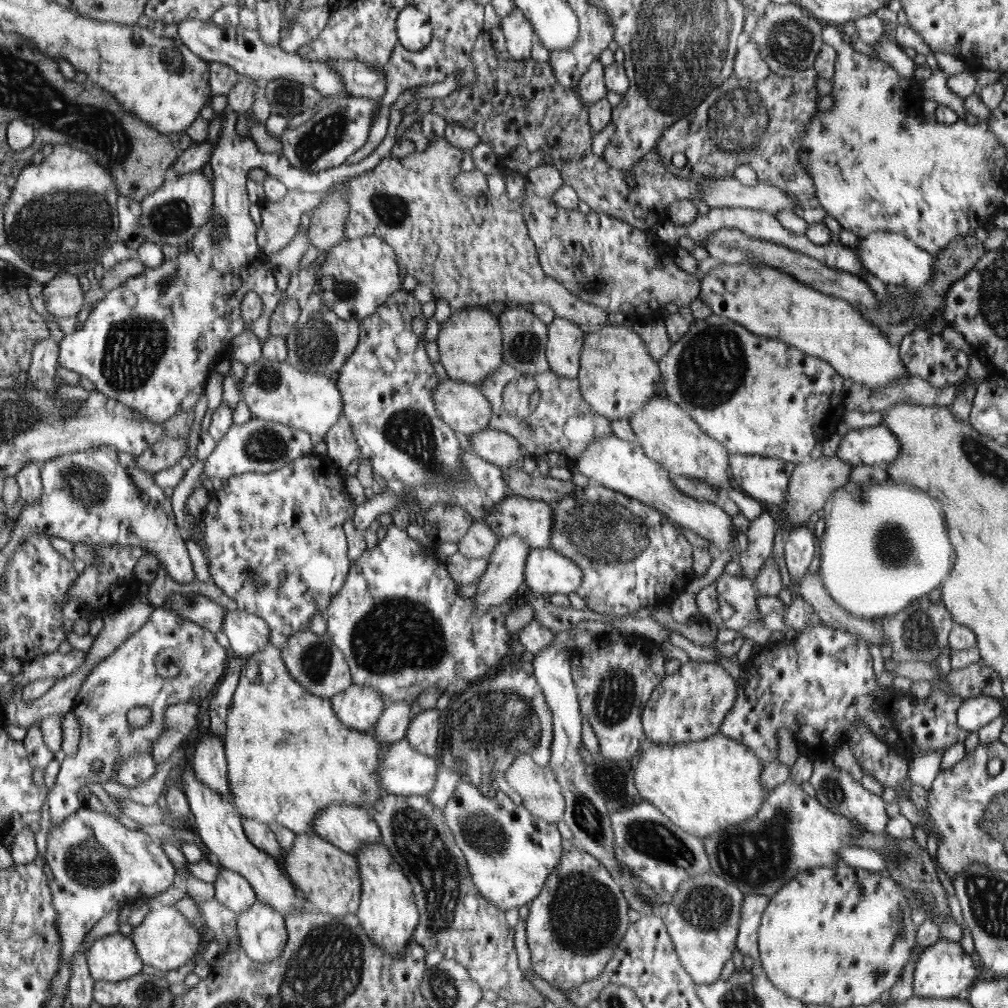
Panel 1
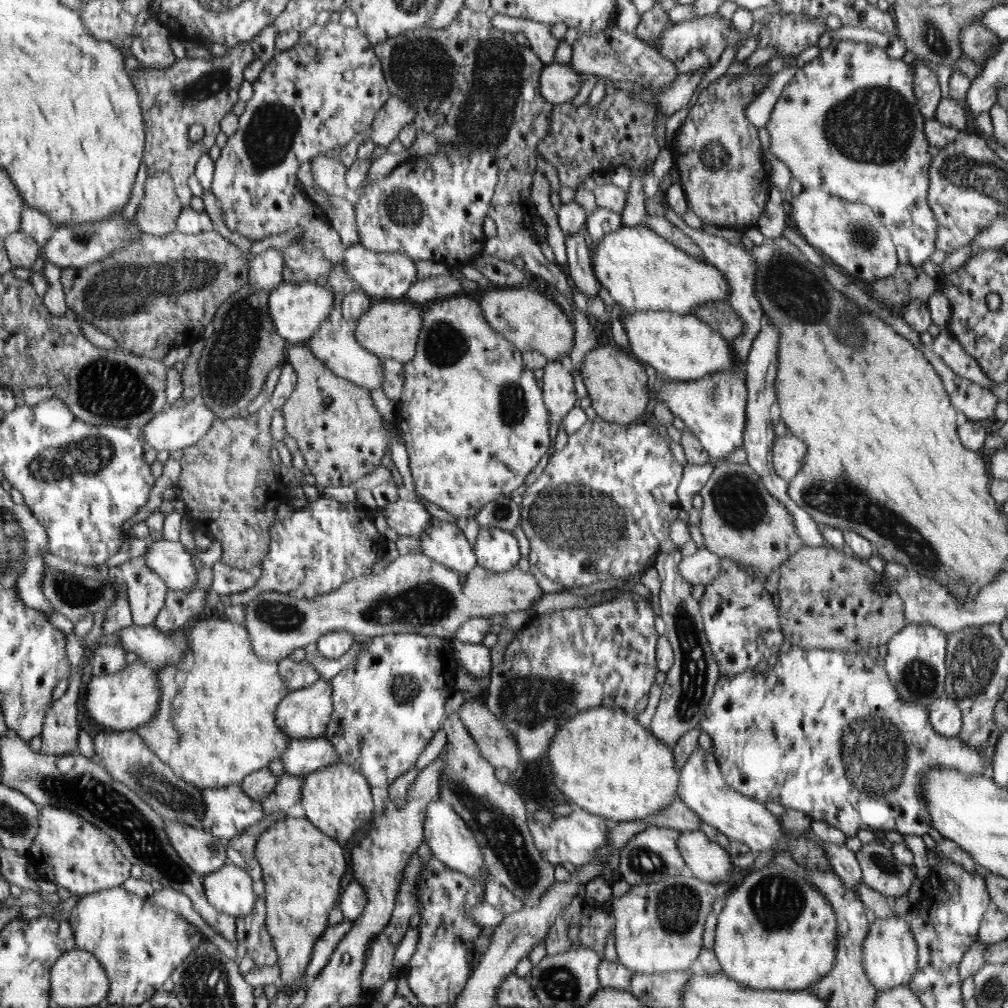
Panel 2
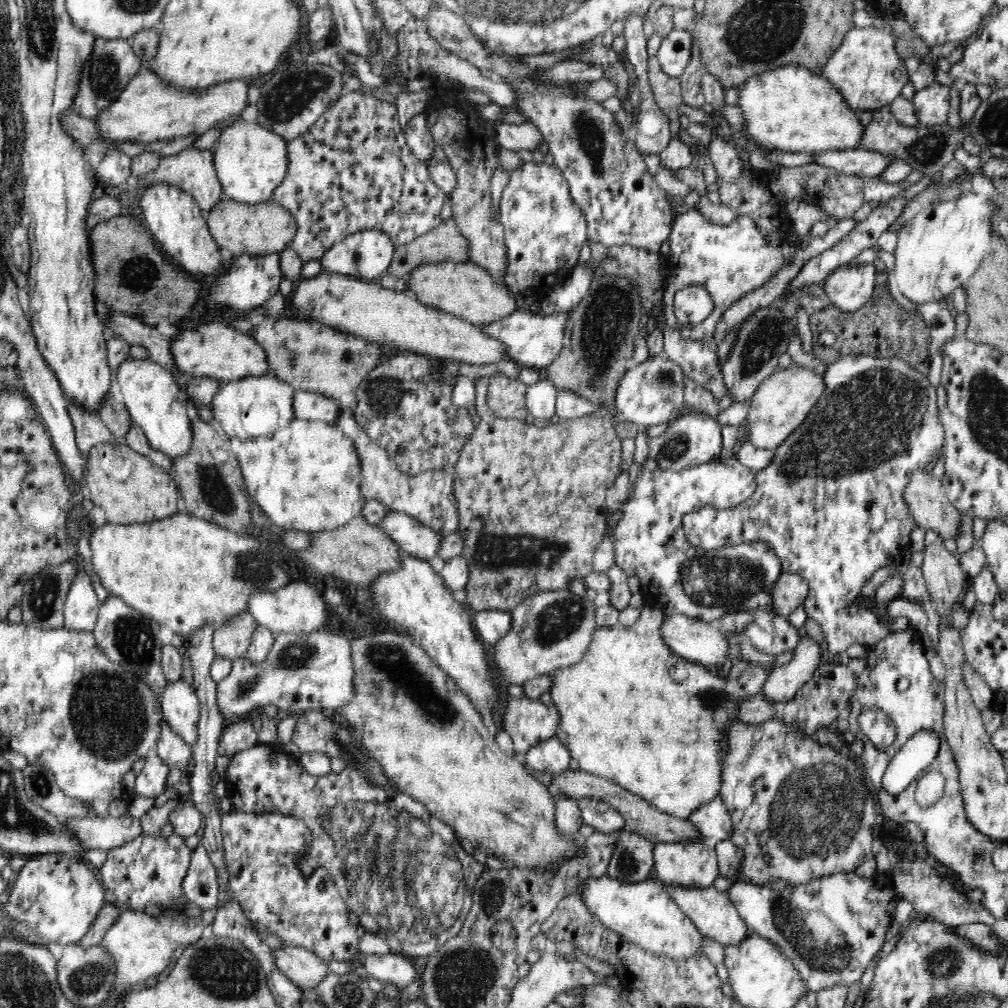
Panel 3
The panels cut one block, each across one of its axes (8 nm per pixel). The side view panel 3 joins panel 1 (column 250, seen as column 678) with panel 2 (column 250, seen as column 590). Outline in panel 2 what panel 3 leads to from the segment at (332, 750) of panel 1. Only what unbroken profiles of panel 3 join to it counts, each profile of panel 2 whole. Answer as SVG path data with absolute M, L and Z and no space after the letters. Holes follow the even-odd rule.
M200 617L194 620L194 626L190 630L185 631L188 636L189 650L185 652L183 659L176 664L169 664L164 668L159 668L159 684L162 694L159 700L159 710L156 711L155 718L148 724L140 726L136 731L143 739L144 742L180 777L185 781L195 785L199 789L202 788L224 788L232 784L241 784L243 779L253 772L268 768L268 764L272 760L278 760L281 755L287 750L292 738L287 735L276 724L275 714L276 709L279 707L281 700L289 693L290 690L283 682L283 678L279 673L279 663L276 661L264 660L263 657L255 653L251 645L251 636L244 624L234 624L232 621L220 619L206 619Z

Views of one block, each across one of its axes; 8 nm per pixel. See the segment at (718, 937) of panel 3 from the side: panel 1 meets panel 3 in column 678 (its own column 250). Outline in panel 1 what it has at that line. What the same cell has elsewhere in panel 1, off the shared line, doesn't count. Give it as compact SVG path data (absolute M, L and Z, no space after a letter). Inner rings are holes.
M221 866L219 879L213 883L214 899L238 914L250 909L258 900L258 895L251 888L250 882L240 873Z

